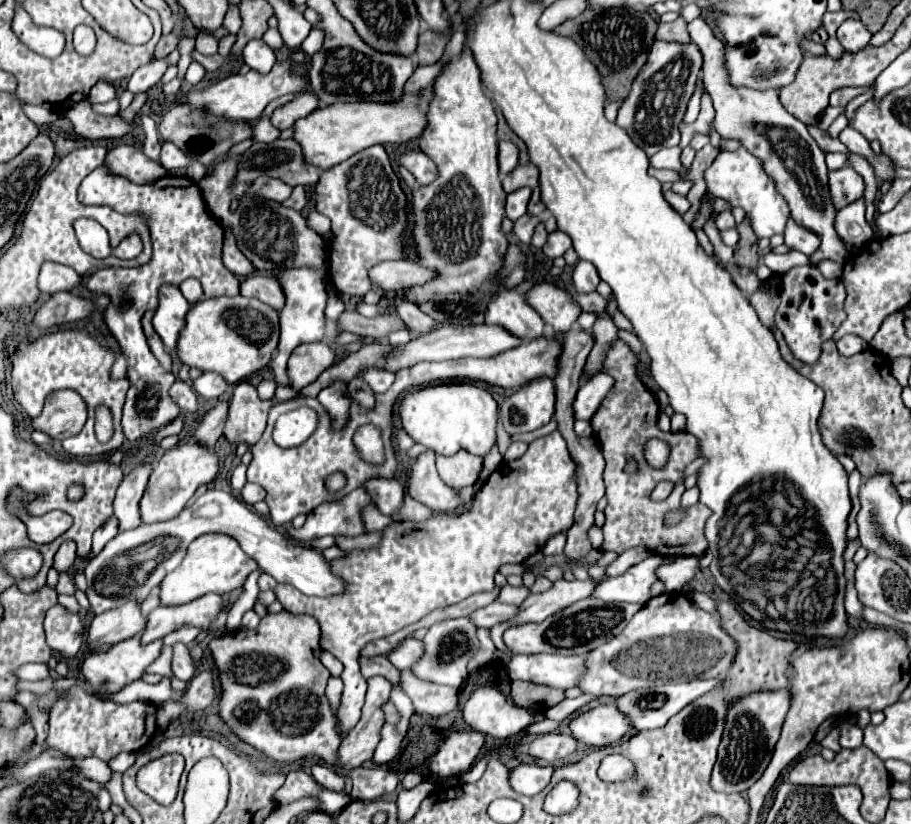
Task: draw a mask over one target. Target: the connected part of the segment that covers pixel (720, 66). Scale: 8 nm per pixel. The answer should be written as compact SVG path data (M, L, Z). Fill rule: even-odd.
M696 18L688 24L688 34L704 56L702 76L704 76L704 86L708 94L712 96L716 132L722 138L738 138L746 150L762 158L766 172L774 178L778 192L786 198L796 224L812 230L820 238L820 248L812 254L814 264L822 260L840 262L848 258L848 250L844 242L838 238L834 228L836 208L832 204L830 190L828 190L828 172L824 164L824 152L808 134L806 124L786 112L786 108L778 100L776 90L758 92L748 88L734 88L732 84L728 84L724 56L722 56L724 44L712 34L710 26L702 18Z

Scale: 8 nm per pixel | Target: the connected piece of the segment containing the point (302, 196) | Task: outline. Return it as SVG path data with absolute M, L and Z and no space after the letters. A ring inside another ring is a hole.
M296 186L292 190L292 196L286 202L282 202L282 206L294 208L294 210L302 210L304 204L306 204L306 192L302 192L302 186Z

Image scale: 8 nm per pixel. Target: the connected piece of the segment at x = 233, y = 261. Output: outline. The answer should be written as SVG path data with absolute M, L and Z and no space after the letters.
M226 228L226 234L224 234L224 266L234 274L234 276L250 276L256 270L256 266L238 250L236 246L236 238L232 234L230 228Z

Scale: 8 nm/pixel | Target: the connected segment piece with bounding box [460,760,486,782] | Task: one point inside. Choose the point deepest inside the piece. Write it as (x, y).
(477, 770)

